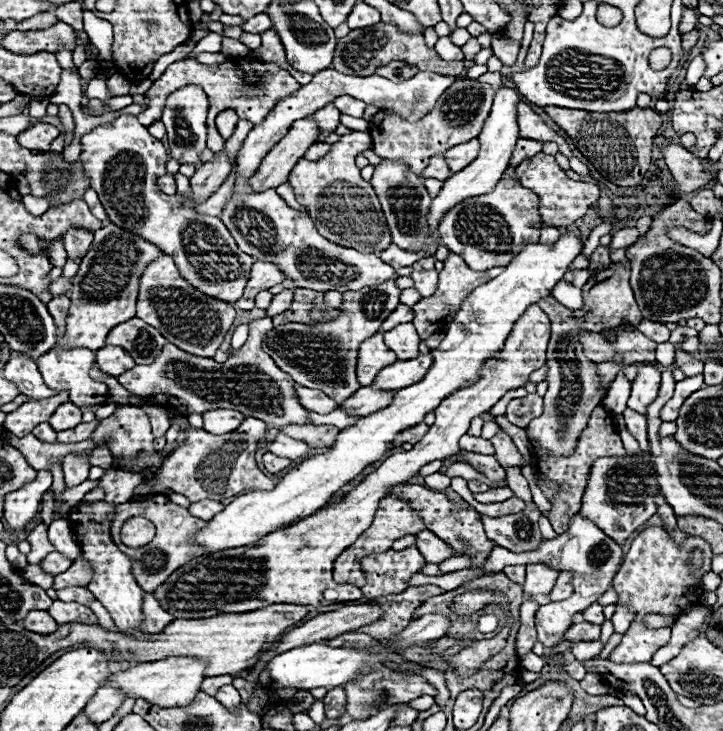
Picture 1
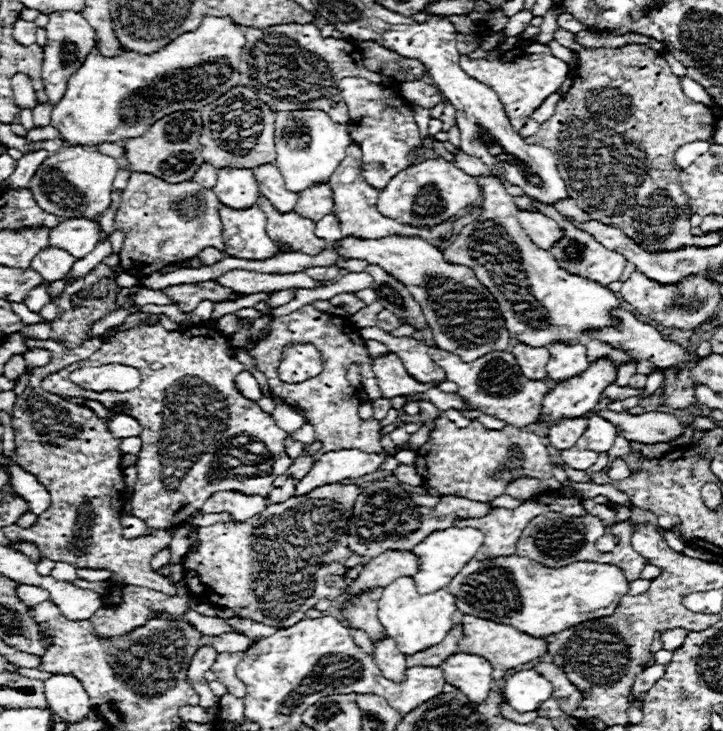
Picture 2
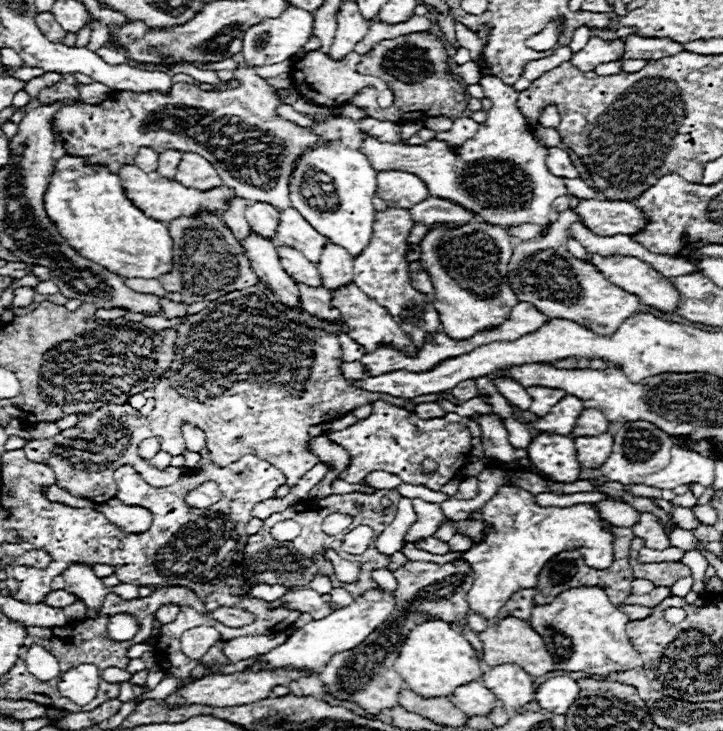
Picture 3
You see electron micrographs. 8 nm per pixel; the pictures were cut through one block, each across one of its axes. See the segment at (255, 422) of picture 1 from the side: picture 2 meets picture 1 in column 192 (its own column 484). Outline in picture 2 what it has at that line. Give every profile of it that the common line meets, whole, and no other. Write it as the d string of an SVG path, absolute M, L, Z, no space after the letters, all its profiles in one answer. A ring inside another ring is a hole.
M440 416L436 428L430 432L430 440L416 450L416 470L418 470L418 474L422 476L422 480L428 488L438 492L440 496L456 494L456 496L470 498L470 500L480 500L480 502L484 502L484 500L488 502L488 500L494 500L494 498L502 496L506 492L506 486L512 480L524 478L524 476L538 478L544 492L556 490L562 484L552 476L552 468L554 468L552 456L548 454L548 448L544 446L544 440L540 436L532 434L532 432L525 432L508 424L502 430L489 430L479 422L473 421L466 428L456 428L454 422L450 422L446 416ZM513 445L517 446L520 452L518 452L518 462L512 462L512 470L510 470L508 462L510 462L510 454L512 454L512 448L510 447Z

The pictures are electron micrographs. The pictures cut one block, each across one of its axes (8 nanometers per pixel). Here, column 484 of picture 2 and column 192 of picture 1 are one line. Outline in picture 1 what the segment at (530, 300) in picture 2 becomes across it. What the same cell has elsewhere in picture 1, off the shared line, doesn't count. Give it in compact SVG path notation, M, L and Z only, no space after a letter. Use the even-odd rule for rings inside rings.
M120 114L112 122L92 128L80 138L80 146L82 172L90 178L90 188L98 192L110 222L154 242L164 254L172 256L182 278L202 294L228 304L234 304L242 296L254 258L236 246L232 234L218 216L196 212L196 206L206 202L230 174L230 162L224 150L216 154L216 160L198 166L190 180L188 200L184 202L178 196L162 194L158 186L152 184L167 173L168 153L164 144L154 138L136 116Z

